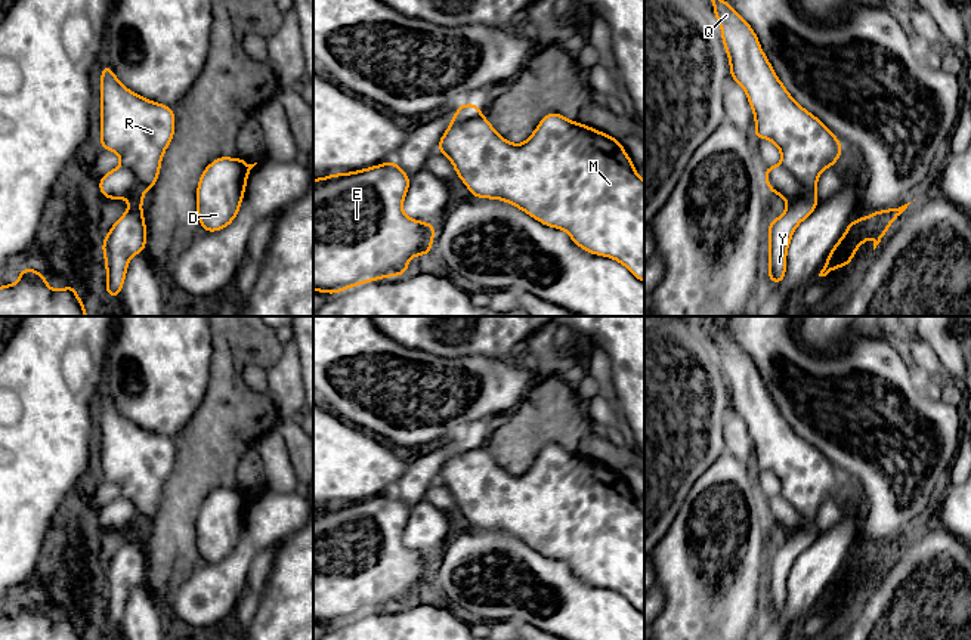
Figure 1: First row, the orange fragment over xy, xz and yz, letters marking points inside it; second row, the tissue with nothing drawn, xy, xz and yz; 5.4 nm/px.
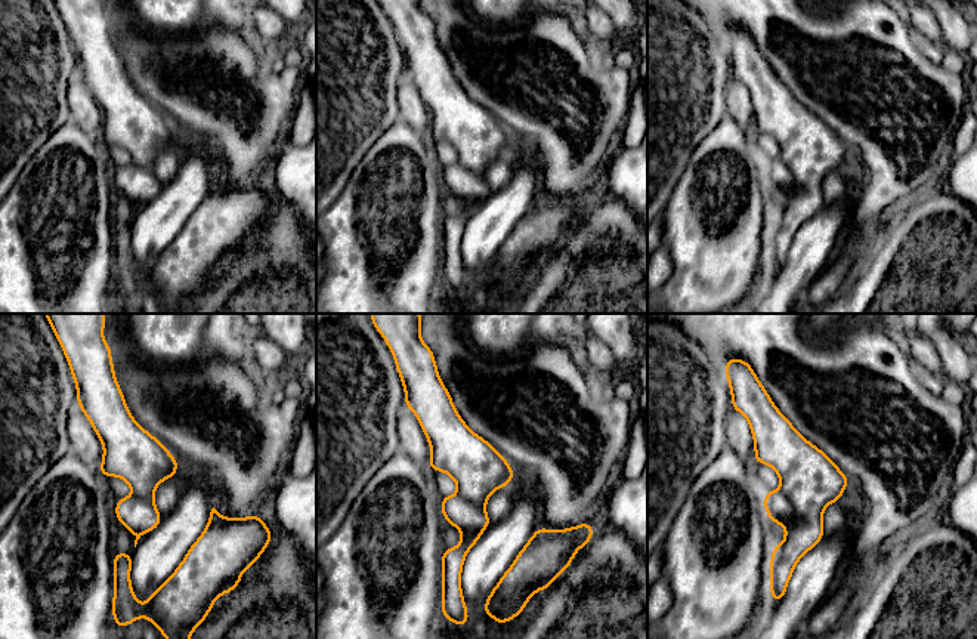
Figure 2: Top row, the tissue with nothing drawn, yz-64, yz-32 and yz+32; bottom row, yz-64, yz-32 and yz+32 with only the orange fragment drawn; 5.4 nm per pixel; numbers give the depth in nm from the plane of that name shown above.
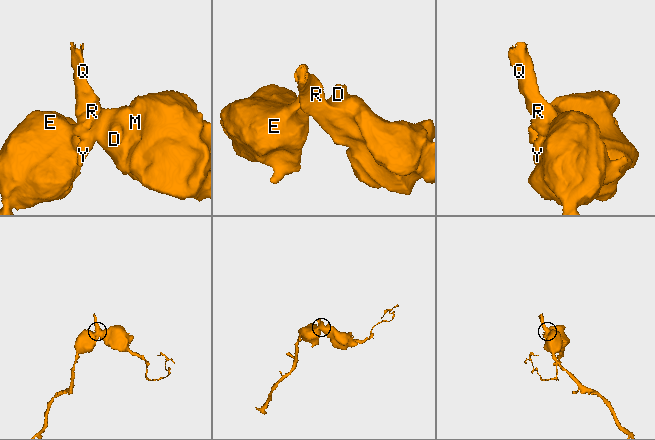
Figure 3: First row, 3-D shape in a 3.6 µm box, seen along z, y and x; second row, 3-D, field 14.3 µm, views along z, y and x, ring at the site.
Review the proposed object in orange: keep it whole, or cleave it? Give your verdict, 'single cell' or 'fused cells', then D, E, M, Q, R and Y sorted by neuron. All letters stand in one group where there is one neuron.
fused cells | D M Q R Y / E

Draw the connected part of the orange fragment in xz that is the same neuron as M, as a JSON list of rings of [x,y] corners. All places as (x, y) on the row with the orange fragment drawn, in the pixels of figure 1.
[[[548,112],[531,137],[516,145],[500,136],[485,115],[479,115],[448,127],[439,140],[439,152],[451,160],[473,198],[507,201],[539,223],[566,231],[582,250],[622,263],[644,282],[644,180],[637,176],[621,140],[557,112]]]

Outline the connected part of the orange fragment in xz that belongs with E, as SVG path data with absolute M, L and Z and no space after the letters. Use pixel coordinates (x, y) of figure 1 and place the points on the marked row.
M395 160L313 179L313 291L333 296L365 282L403 275L411 257L432 254L436 226L402 211L409 182L411 177Z

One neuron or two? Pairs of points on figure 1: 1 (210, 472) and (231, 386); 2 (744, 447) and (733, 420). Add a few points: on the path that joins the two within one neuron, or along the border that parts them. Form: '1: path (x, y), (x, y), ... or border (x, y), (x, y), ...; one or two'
1: path (210, 451), (215, 439), (231, 419), (231, 407); one
2: path (738, 441), (733, 426); one

